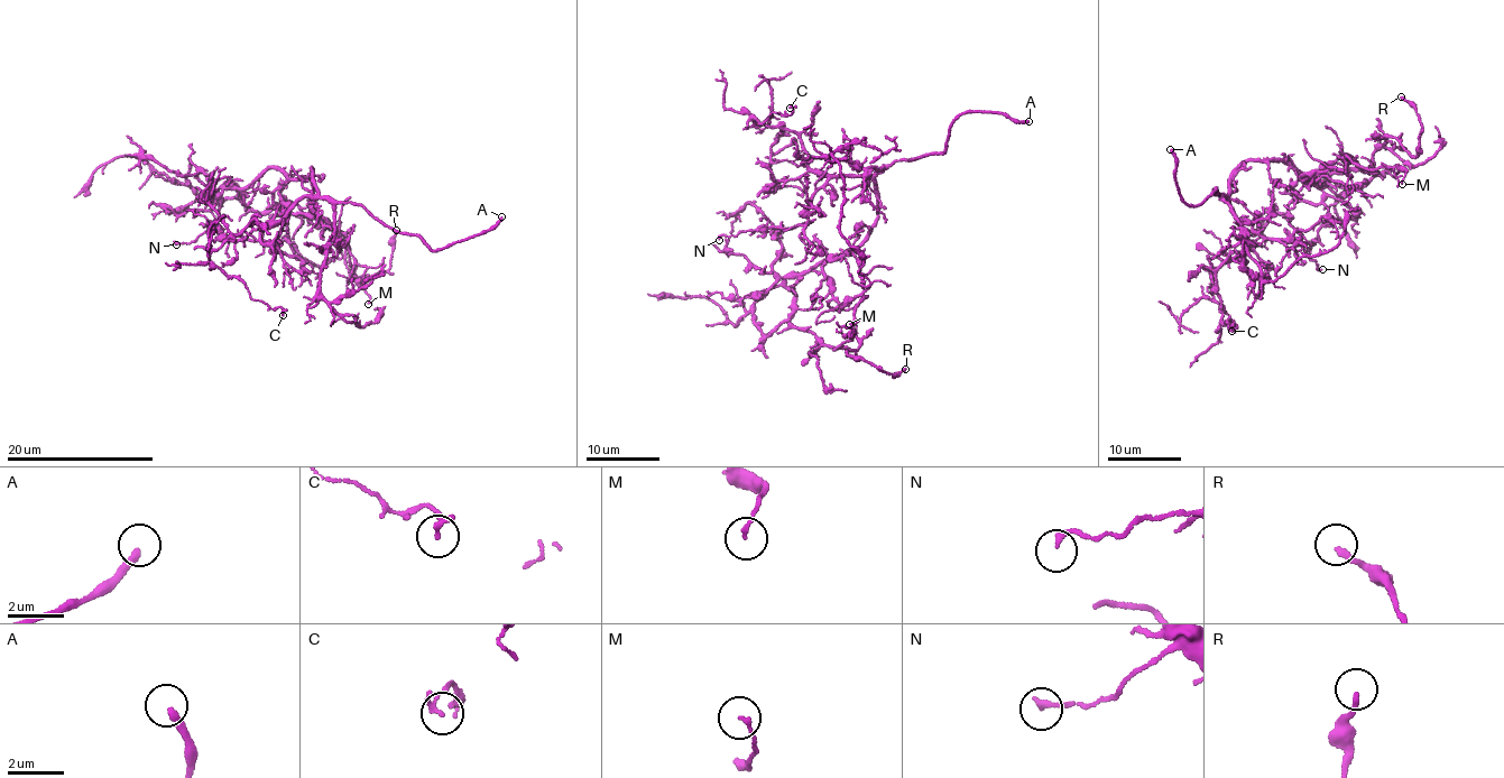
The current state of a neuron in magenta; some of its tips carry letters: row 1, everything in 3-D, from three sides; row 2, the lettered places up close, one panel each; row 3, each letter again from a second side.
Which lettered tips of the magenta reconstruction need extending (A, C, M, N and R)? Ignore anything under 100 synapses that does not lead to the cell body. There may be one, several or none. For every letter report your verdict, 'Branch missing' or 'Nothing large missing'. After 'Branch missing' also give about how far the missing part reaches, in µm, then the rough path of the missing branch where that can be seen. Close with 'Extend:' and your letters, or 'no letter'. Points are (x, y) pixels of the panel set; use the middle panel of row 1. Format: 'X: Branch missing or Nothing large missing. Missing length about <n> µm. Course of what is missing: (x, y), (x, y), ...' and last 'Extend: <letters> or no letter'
A: Branch missing. Missing length about 4 µm. Course of what is missing: (1029, 121), (1049, 130)
C: Nothing large missing
M: Nothing large missing
N: Nothing large missing
R: Nothing large missing
Extend: A

